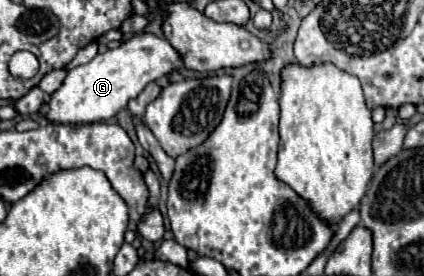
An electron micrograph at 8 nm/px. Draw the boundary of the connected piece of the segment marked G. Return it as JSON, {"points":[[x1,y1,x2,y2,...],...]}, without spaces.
{"points":[[136,33,120,47,98,53,92,61,70,69,64,85,50,97,46,117,54,123,96,123,114,117,148,83,180,69,184,57,164,39,152,33]]}

